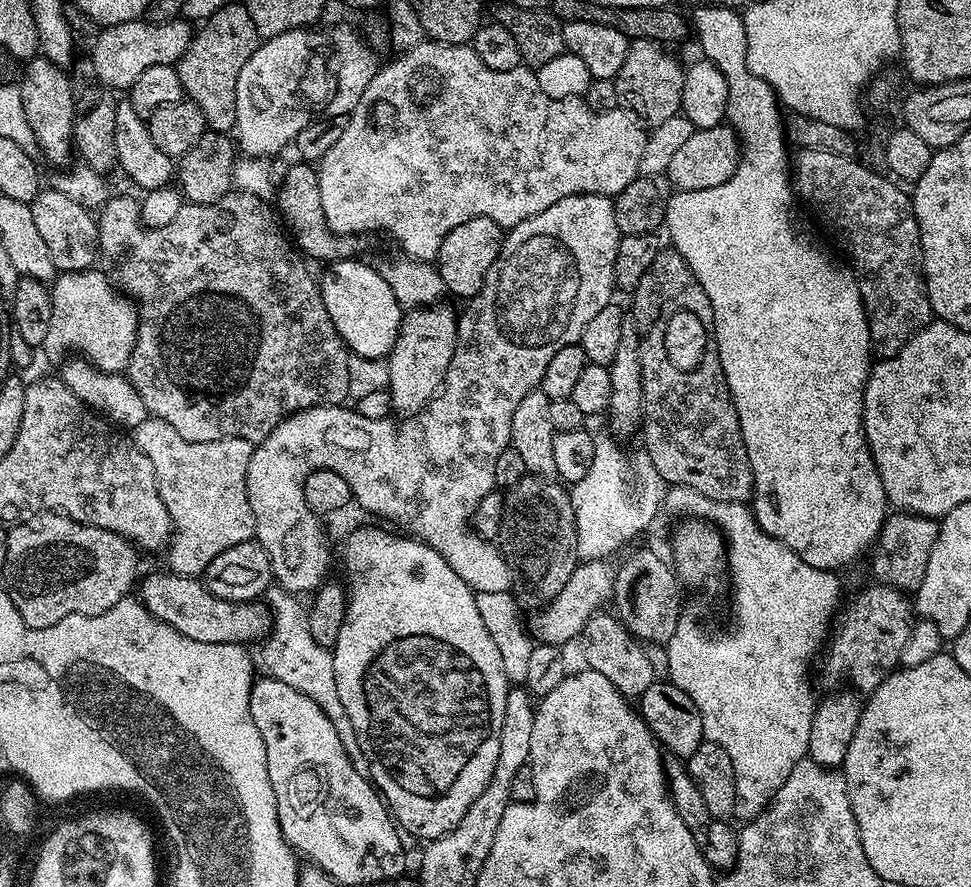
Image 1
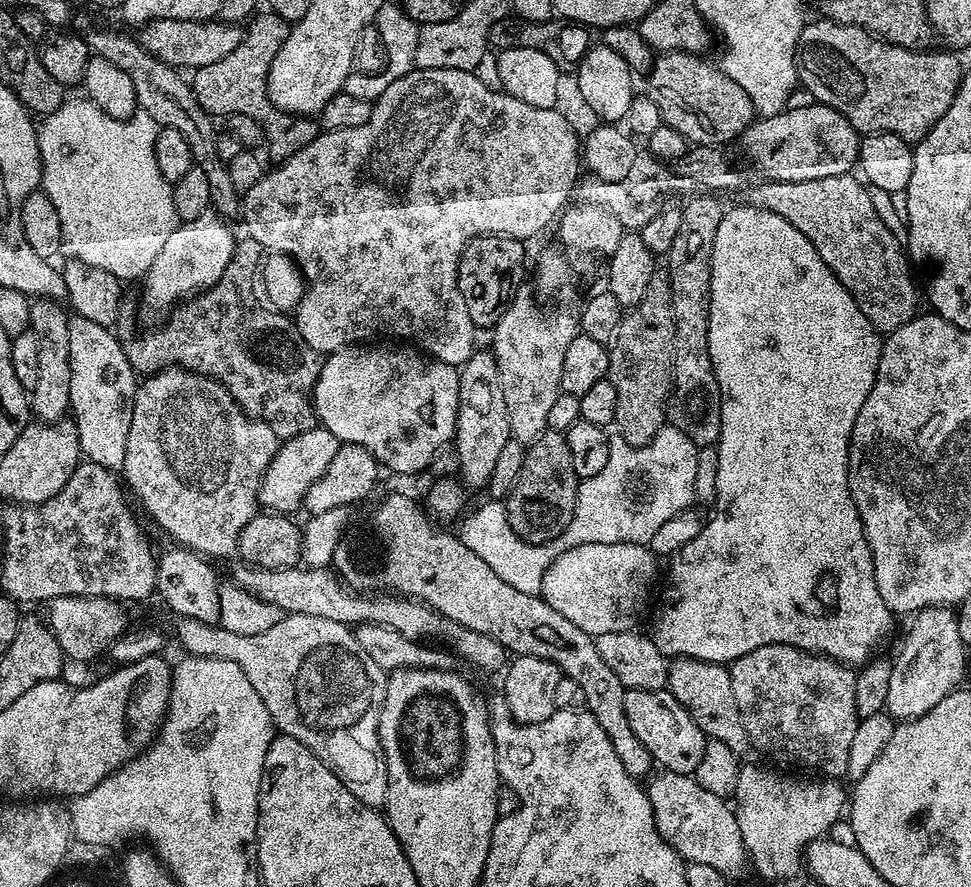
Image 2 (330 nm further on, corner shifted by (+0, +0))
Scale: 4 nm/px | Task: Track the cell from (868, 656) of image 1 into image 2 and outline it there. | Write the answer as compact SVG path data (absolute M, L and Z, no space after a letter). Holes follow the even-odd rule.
M770 643L733 661L729 672L743 728L755 749L757 747L784 764L824 770L823 773L830 778L840 778L847 773L850 745L854 742L854 730L858 723L854 704L856 672L849 665L837 664L828 656L802 651L785 643Z

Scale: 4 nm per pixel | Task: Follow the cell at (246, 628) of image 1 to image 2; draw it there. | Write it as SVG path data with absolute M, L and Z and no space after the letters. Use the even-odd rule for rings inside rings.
M59 596L47 601L46 608L48 628L69 661L103 657L108 647L129 627L125 605L118 600L109 600L107 596Z

